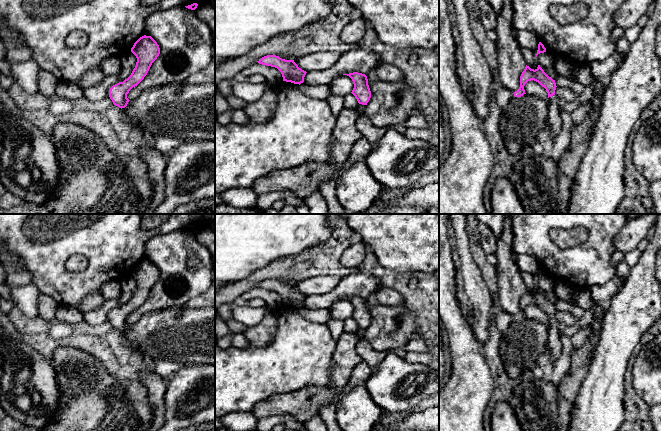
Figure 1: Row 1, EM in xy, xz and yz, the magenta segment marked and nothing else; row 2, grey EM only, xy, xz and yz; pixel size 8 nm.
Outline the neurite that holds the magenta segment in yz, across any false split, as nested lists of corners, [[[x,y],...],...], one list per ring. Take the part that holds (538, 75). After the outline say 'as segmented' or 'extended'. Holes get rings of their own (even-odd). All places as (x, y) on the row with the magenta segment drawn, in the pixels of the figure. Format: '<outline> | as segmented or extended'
[[[526,65],[520,76],[520,87],[514,92],[515,97],[521,97],[525,93],[524,86],[528,81],[534,80],[544,87],[548,93],[549,115],[547,124],[550,128],[550,137],[554,139],[562,130],[562,119],[560,115],[559,98],[555,95],[556,83],[549,77],[544,70],[538,65],[534,70]]] | extended

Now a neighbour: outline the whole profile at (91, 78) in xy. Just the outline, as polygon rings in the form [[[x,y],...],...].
[[[94,70],[87,72],[81,81],[79,82],[81,89],[86,89],[87,87],[94,86],[103,79],[104,75],[101,71]]]

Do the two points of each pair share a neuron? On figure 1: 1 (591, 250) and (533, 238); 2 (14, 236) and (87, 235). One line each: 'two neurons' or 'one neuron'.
1: one neuron
2: one neuron

